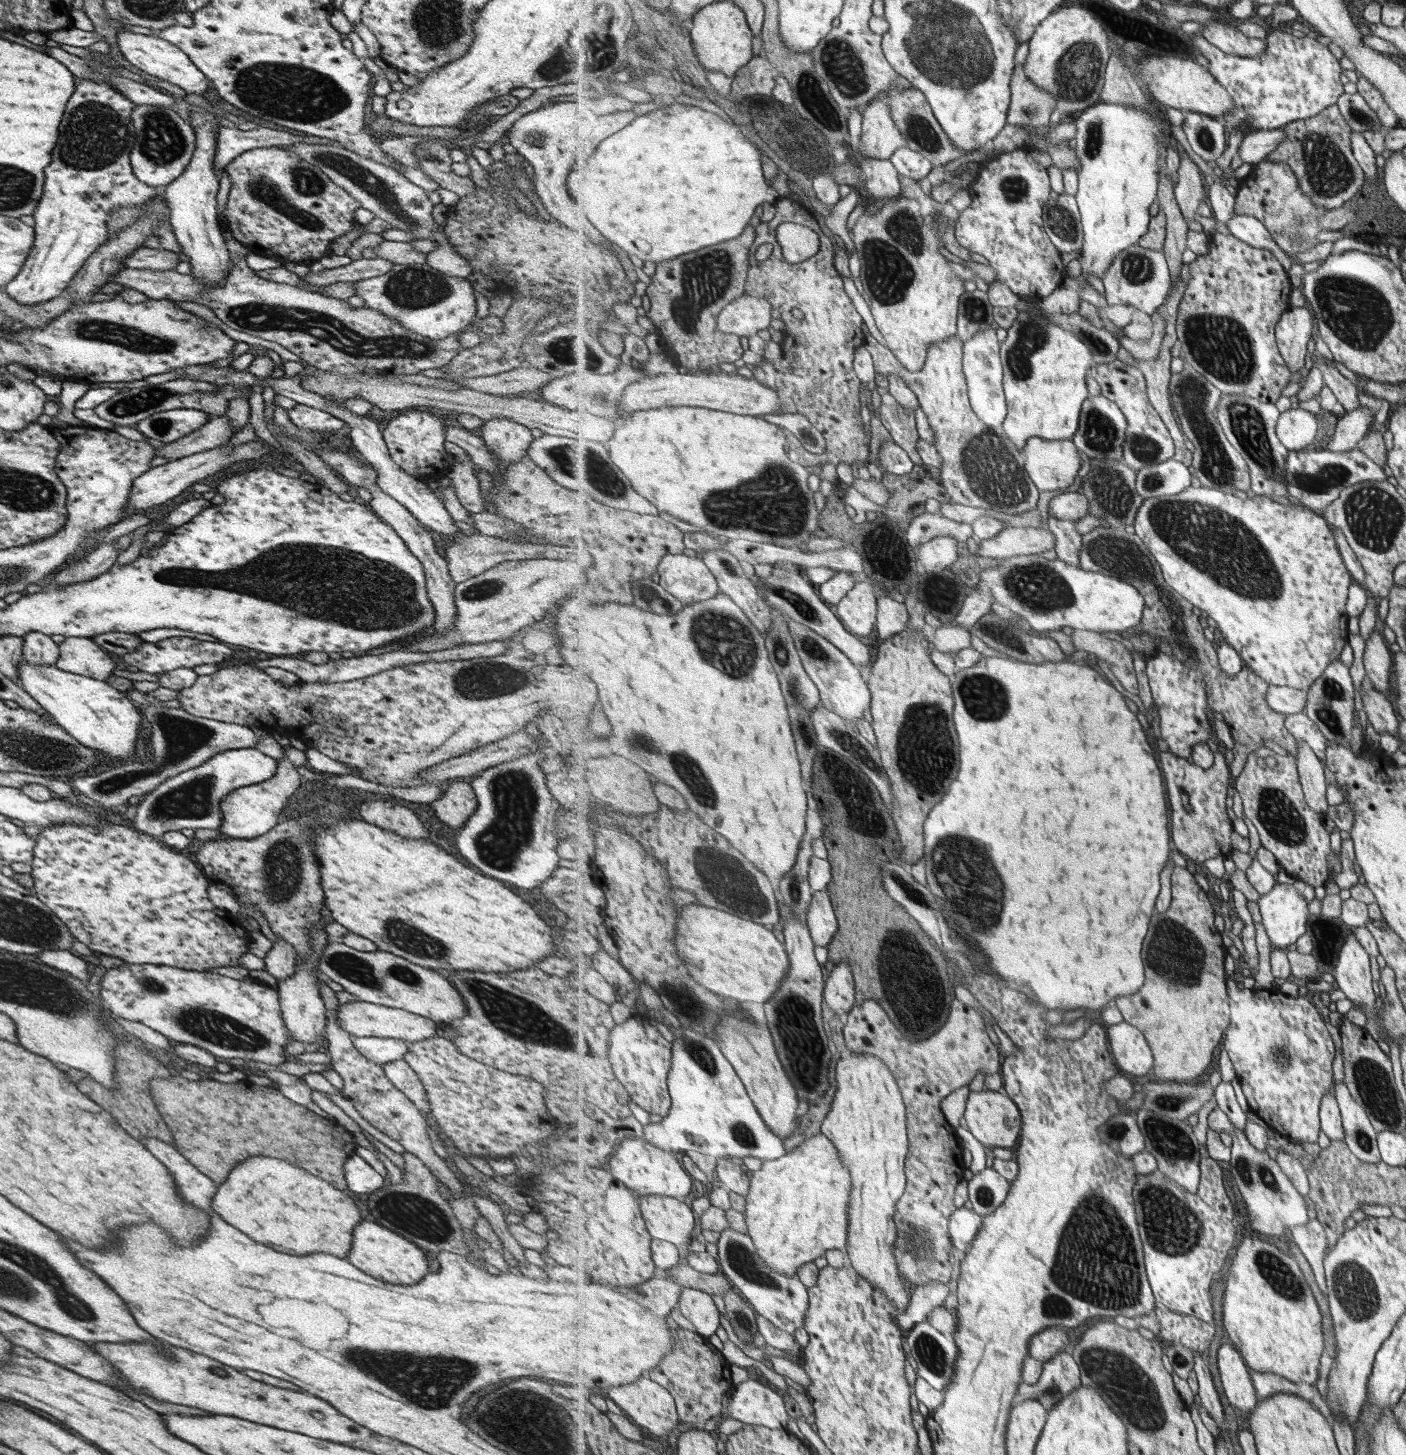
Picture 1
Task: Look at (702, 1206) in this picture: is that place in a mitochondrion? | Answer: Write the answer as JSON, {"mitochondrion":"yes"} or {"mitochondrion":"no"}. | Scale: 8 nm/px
{"mitochondrion":"no"}

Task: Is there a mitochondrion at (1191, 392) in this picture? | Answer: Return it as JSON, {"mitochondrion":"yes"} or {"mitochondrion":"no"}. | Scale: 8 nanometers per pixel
{"mitochondrion":"yes"}

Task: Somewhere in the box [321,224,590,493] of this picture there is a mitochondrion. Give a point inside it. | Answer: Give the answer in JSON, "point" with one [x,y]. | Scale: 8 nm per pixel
{"point":[410,288]}

